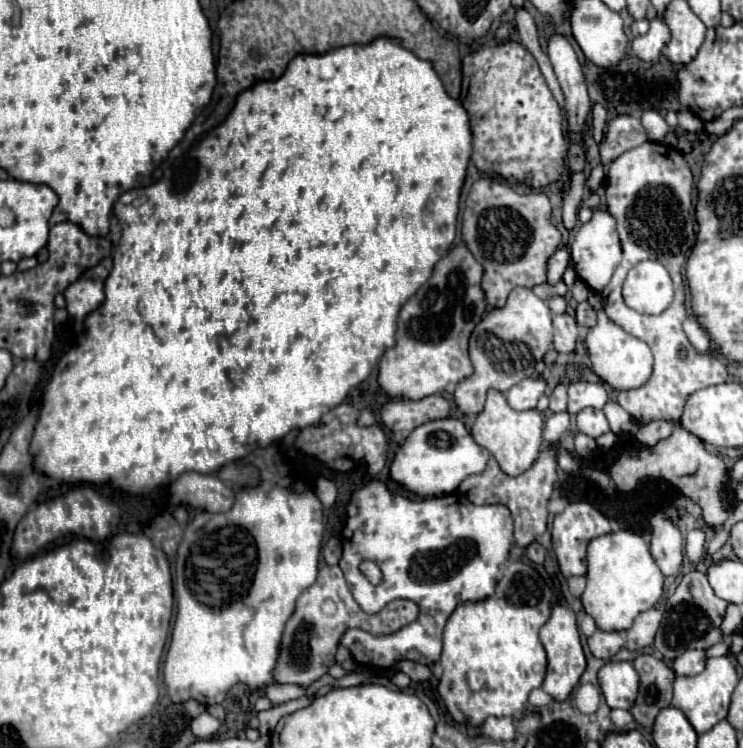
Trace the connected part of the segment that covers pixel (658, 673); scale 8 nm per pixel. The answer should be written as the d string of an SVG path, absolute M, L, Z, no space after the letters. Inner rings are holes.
M638 655L634 659L634 667L640 675L640 693L630 713L640 725L650 727L656 715L672 703L672 683L676 675L654 655Z

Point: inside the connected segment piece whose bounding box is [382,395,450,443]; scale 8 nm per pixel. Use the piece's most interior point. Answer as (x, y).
(403, 416)

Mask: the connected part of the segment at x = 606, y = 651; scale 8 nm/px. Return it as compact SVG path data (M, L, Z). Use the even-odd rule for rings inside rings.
M596 631L590 639L588 639L588 647L594 653L594 657L600 659L610 659L612 655L616 655L622 647L626 645L626 641L616 633L606 633L606 631Z

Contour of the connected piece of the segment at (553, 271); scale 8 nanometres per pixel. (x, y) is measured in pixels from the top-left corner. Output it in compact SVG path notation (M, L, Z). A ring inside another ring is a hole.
M562 245L562 247L548 259L547 283L550 283L550 285L558 283L558 281L562 279L564 269L568 267L568 263L570 263L570 251L568 251L566 245Z

